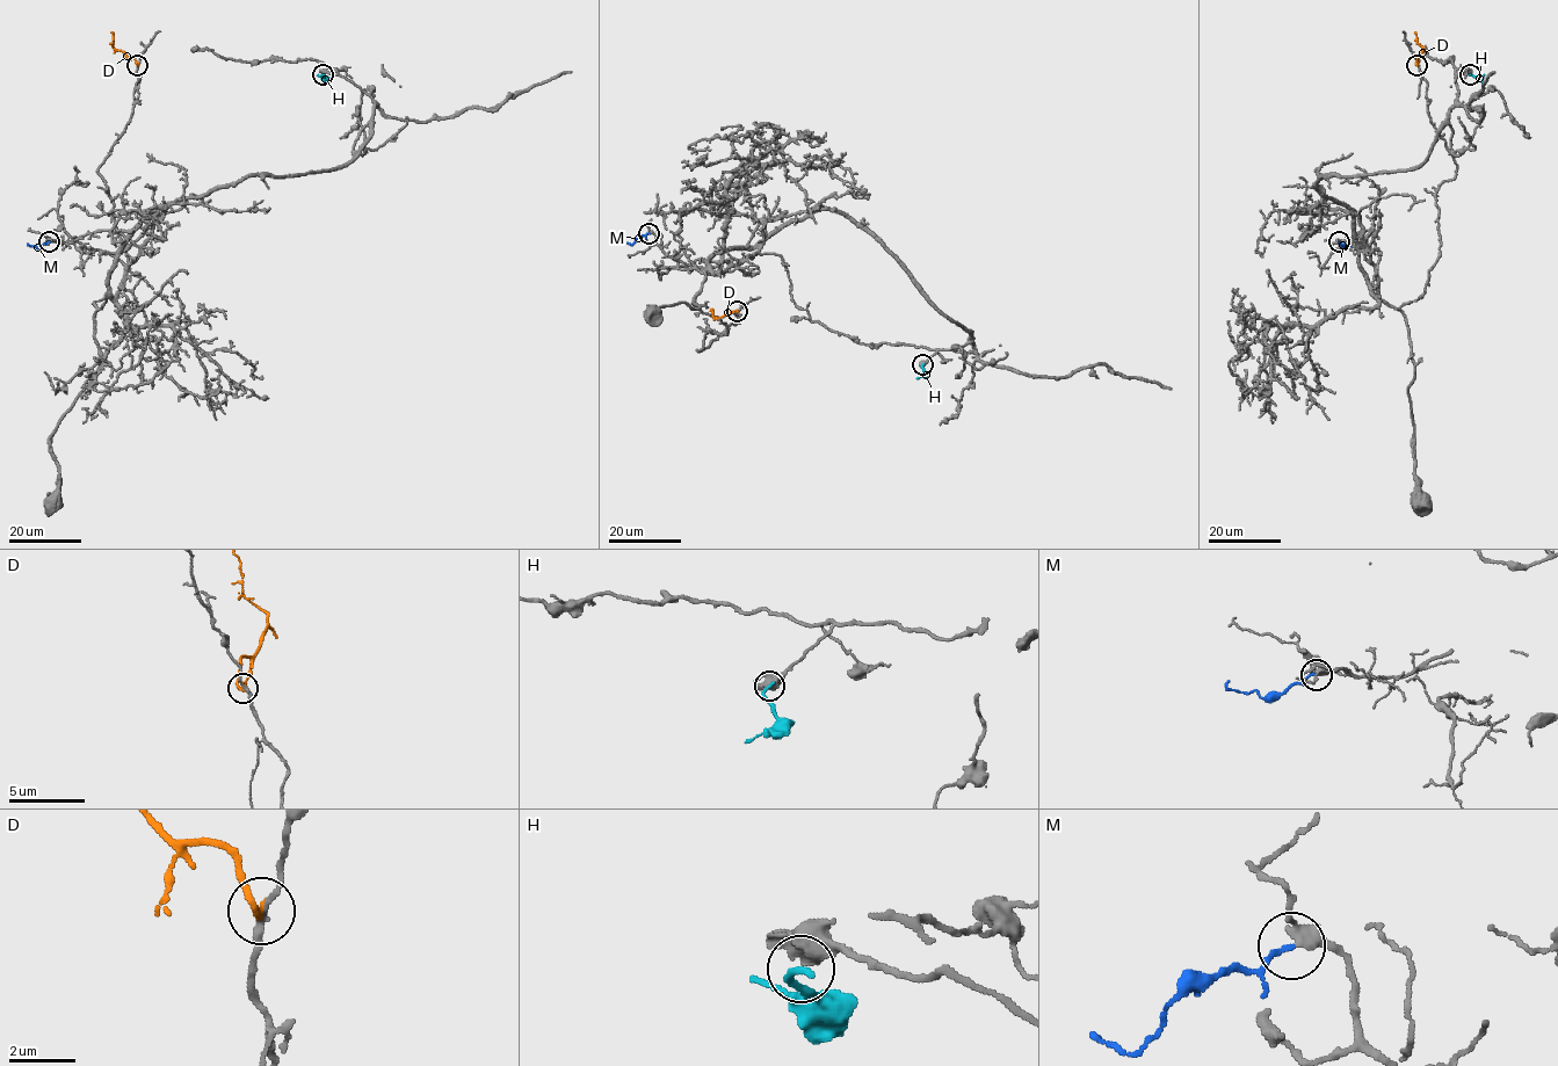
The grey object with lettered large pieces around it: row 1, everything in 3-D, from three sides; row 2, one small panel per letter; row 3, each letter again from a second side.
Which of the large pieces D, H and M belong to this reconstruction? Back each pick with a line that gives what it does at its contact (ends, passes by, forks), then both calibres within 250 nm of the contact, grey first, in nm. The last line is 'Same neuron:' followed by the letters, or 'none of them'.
M: it ends | 360/150 nm
Same neuron: M

